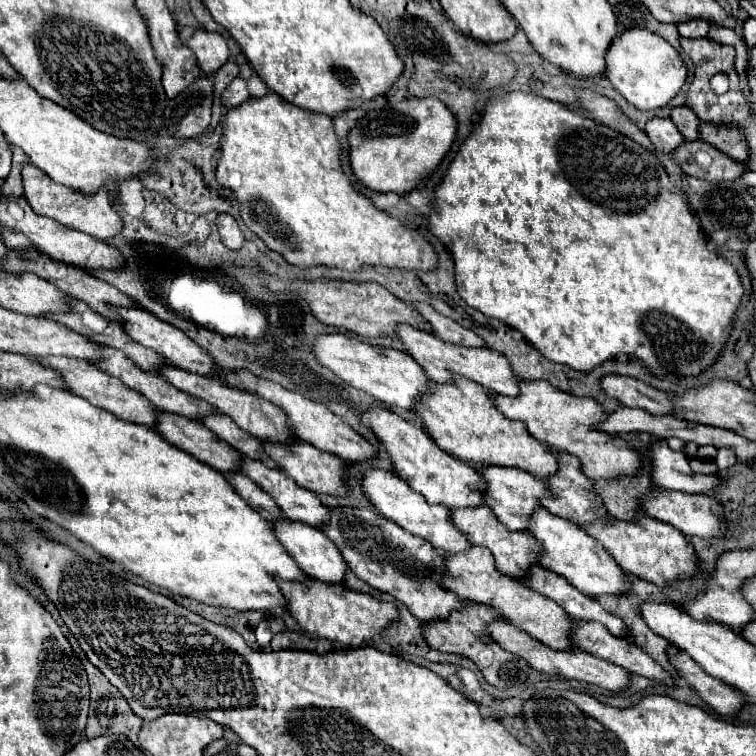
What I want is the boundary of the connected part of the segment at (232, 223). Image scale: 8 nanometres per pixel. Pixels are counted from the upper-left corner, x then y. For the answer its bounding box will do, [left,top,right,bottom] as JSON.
[215,213,243,249]

